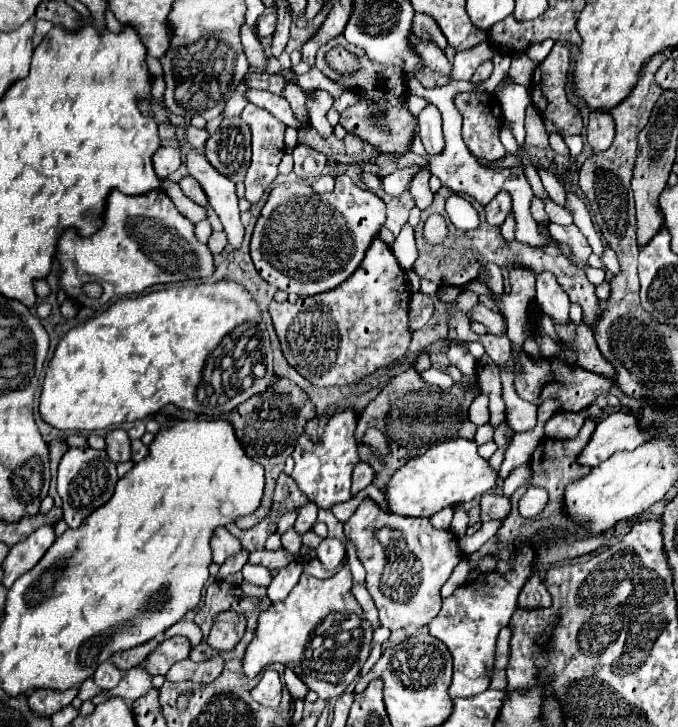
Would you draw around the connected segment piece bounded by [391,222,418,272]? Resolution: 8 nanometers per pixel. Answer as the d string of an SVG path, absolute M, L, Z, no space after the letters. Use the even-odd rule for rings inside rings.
M407 222L391 247L401 268L408 272L418 257L414 230Z

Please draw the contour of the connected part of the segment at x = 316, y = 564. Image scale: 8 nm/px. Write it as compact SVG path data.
M315 558L313 560L303 563L303 572L308 575L317 576L317 578L320 579L327 579L339 572L342 567L343 563L335 568L335 570L327 571L325 570L325 568L323 568L323 564L321 564L321 562L317 558Z

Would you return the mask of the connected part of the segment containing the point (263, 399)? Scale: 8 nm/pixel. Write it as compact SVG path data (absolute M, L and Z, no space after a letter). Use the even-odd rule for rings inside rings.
M275 376L273 384L269 384L269 388L265 392L251 396L245 404L239 404L233 412L225 414L225 420L233 426L235 436L239 434L241 444L245 448L245 454L253 462L259 462L265 468L265 492L263 492L261 504L259 504L257 512L235 520L235 524L239 528L251 528L269 514L277 476L283 472L285 460L293 454L293 448L297 444L297 438L303 434L305 424L315 416L317 416L315 404L309 400L307 392L301 390L293 380L283 378L283 376ZM237 426L239 426L239 432L237 432Z

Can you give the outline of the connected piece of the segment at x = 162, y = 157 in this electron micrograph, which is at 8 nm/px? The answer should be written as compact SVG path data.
M161 146L153 154L153 168L161 180L165 180L169 174L173 174L181 166L181 162L183 162L181 152L175 146L169 146L169 148Z

